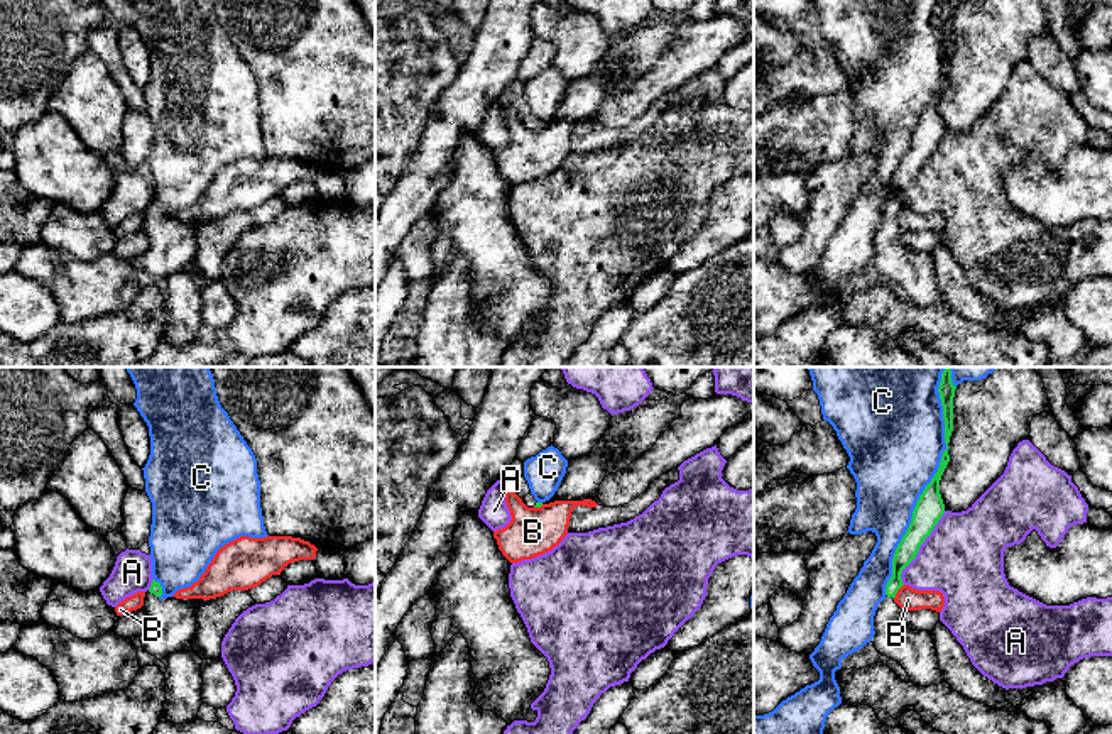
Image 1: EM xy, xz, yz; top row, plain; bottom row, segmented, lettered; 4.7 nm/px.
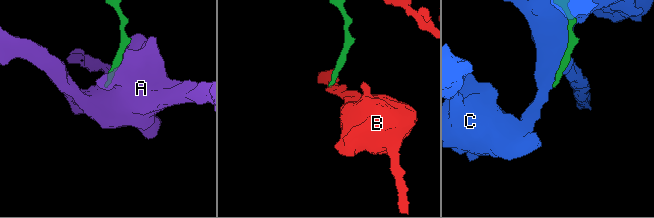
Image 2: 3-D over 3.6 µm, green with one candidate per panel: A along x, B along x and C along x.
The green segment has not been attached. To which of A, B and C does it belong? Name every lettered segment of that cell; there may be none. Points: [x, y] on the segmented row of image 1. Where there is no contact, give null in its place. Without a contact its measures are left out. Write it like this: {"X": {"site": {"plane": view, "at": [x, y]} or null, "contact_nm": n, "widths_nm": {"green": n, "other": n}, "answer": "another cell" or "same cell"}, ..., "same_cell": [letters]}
{"A": {"site": {"plane": "yz", "at": [918, 548]}, "contact_nm": 400, "widths_nm": {"green": 140, "other": 380}, "answer": "another cell"}, "B": {"site": {"plane": "yz", "at": [898, 589]}, "contact_nm": 90, "widths_nm": {"green": 100, "other": 110}, "answer": "another cell"}, "C": {"site": {"plane": "yz", "at": [932, 481]}, "contact_nm": 1100, "widths_nm": {"green": 140, "other": 460}, "answer": "another cell"}, "same_cell": []}

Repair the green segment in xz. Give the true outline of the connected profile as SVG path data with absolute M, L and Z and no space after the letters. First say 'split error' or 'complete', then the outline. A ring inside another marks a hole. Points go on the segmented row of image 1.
split error; M686 394L649 401L647 397L630 411L613 414L605 435L593 450L581 458L568 460L566 474L546 502L537 502L529 492L522 497L527 507L541 507L554 501L591 499L605 477L625 470L637 457L649 452L657 438L681 414Z

